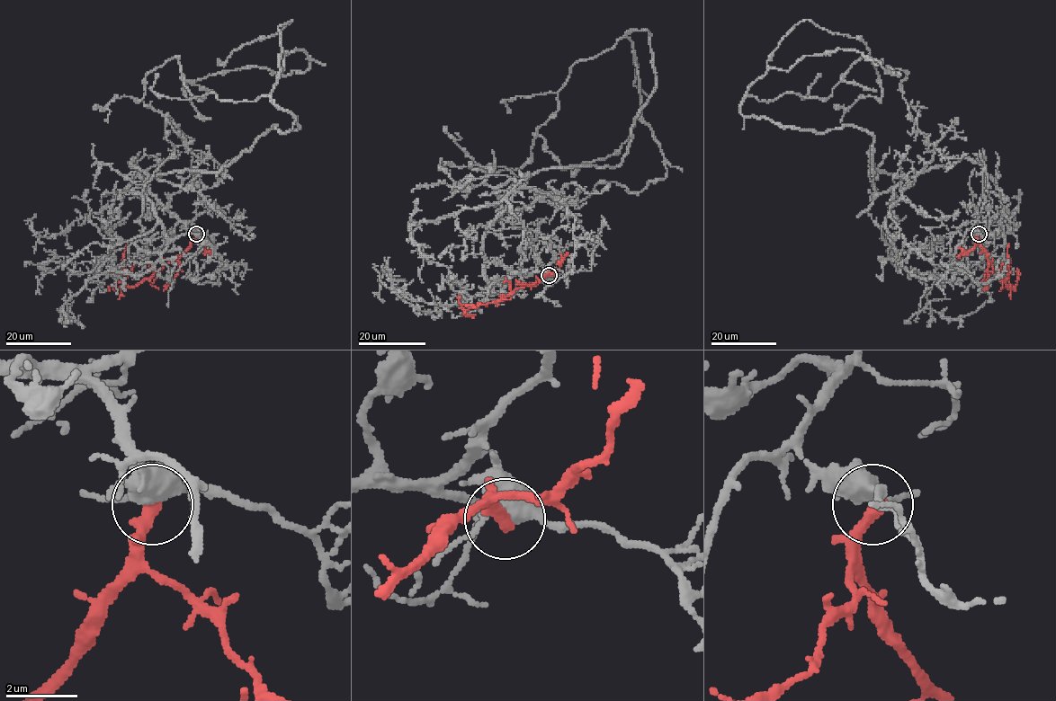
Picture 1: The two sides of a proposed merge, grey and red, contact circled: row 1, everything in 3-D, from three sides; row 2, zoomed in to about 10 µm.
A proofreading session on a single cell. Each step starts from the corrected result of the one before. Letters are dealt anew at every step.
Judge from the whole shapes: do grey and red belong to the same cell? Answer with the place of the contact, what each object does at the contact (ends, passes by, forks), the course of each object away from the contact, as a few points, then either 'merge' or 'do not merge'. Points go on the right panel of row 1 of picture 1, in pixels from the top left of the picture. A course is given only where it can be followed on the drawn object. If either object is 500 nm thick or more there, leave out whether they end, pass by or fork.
(979, 234) | grey forks | red ends | grey via (978, 233), (977, 163), (874, 172), (869, 131), (740, 104), (769, 69), (854, 50), (906, 71), (910, 118) | red via (979, 233), (978, 244), (1007, 286), (1006, 247), (1009, 244) | do not merge

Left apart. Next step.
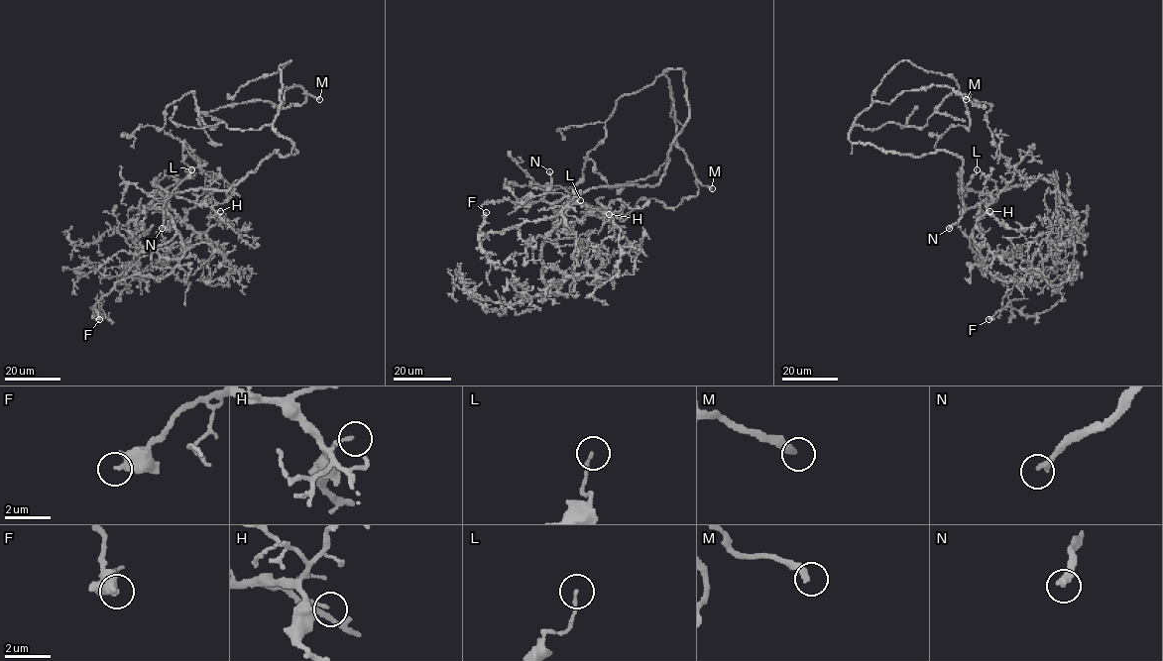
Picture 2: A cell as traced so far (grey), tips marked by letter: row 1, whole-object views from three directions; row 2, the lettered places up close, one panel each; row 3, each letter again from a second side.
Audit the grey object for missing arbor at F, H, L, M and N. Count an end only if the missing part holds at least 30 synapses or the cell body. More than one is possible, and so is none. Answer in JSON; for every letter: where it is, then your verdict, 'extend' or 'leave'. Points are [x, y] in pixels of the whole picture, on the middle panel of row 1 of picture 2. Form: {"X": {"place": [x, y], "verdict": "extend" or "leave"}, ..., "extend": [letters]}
{"F": {"place": [486, 212], "verdict": "leave"}, "H": {"place": [609, 214], "verdict": "leave"}, "L": {"place": [580, 200], "verdict": "leave"}, "M": {"place": [712, 188], "verdict": "extend"}, "N": {"place": [549, 171], "verdict": "extend"}, "extend": ["M", "N"]}

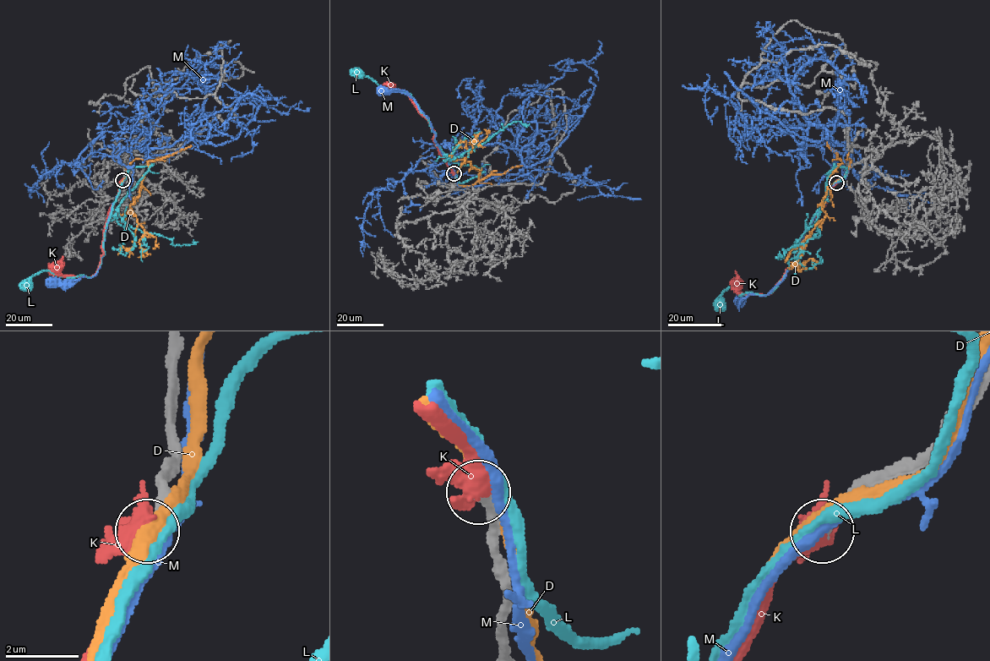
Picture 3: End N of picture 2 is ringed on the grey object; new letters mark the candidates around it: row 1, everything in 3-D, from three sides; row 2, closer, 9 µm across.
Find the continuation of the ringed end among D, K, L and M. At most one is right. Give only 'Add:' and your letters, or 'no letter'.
Add: K

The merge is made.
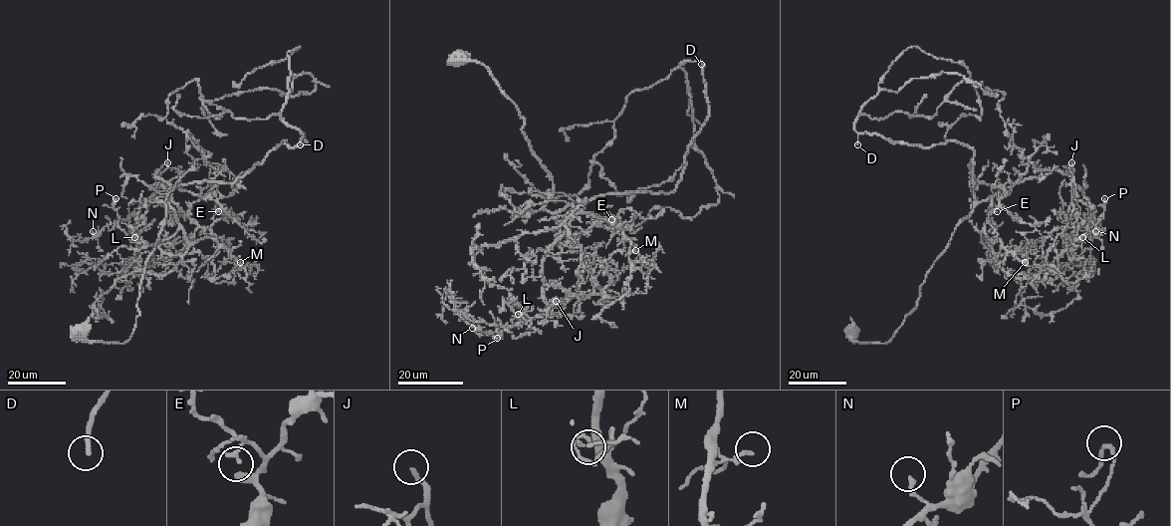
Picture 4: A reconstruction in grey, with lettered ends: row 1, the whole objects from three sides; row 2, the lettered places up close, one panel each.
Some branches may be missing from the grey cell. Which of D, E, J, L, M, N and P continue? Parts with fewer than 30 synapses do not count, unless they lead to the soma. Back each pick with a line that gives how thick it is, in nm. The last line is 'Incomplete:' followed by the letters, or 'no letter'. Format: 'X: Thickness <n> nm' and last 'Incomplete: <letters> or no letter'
D: Thickness 200 nm
J: Thickness 180 nm
Incomplete: D, J

